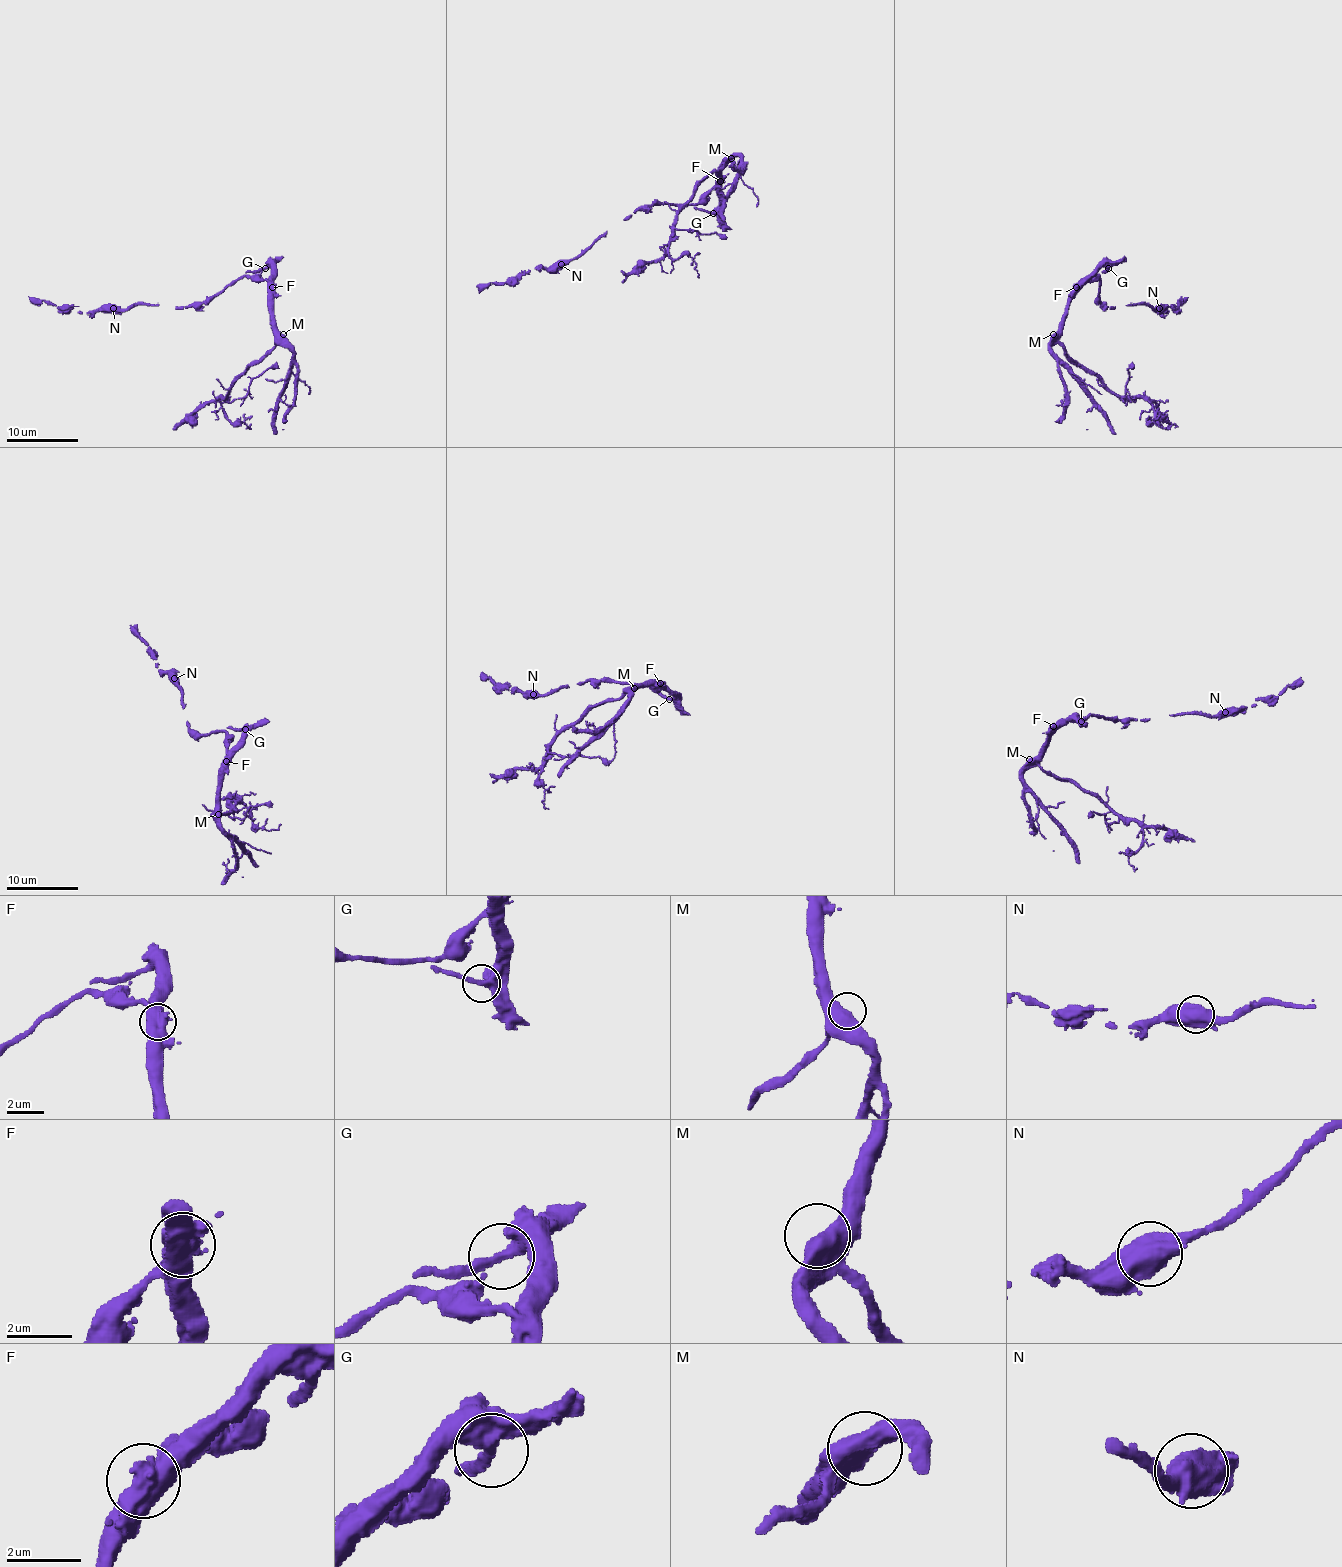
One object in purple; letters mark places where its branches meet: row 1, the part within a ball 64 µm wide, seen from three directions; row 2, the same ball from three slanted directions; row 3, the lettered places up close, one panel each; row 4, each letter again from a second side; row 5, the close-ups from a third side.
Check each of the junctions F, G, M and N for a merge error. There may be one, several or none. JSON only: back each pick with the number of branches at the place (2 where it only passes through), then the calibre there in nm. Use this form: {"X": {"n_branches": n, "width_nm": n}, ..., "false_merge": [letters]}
{"F": {"n_branches": 2, "width_nm": 700}, "false_merge": ["F"]}

